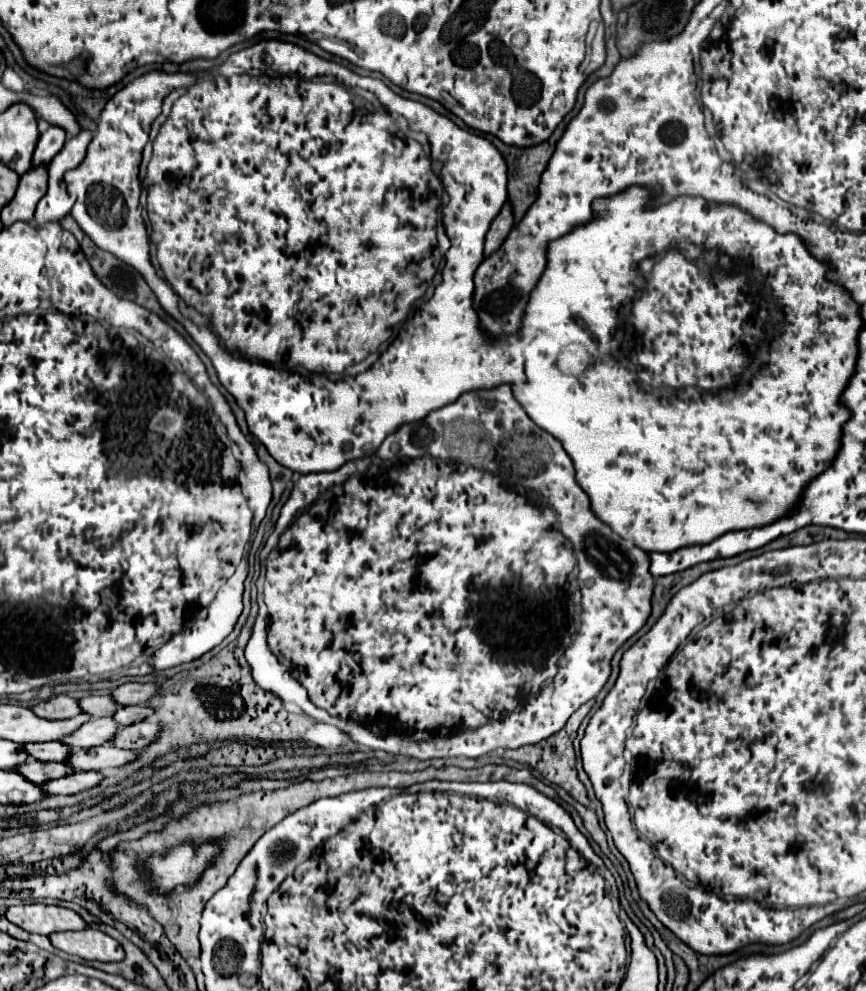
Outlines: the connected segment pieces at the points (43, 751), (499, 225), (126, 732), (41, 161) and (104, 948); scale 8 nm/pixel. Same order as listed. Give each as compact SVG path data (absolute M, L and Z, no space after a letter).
M54 741L54 743L26 743L22 749L36 761L64 761L64 757L68 755L68 747L64 747L58 741Z
M506 203L502 207L502 211L496 215L496 219L490 225L490 231L486 235L486 245L484 245L484 257L490 257L490 253L494 253L506 239L506 235L510 233L514 221L512 221L512 209Z
M142 721L130 727L118 727L114 739L108 743L120 749L142 749L144 745L156 739L156 733L158 733L158 723Z
M48 127L46 133L40 135L36 151L32 155L32 167L48 167L50 161L60 153L60 149L64 147L66 141L66 133L64 129L56 129L56 127Z
M84 929L84 931L64 931L48 935L50 943L70 955L78 955L86 961L120 961L124 959L124 949L104 935L102 931Z

